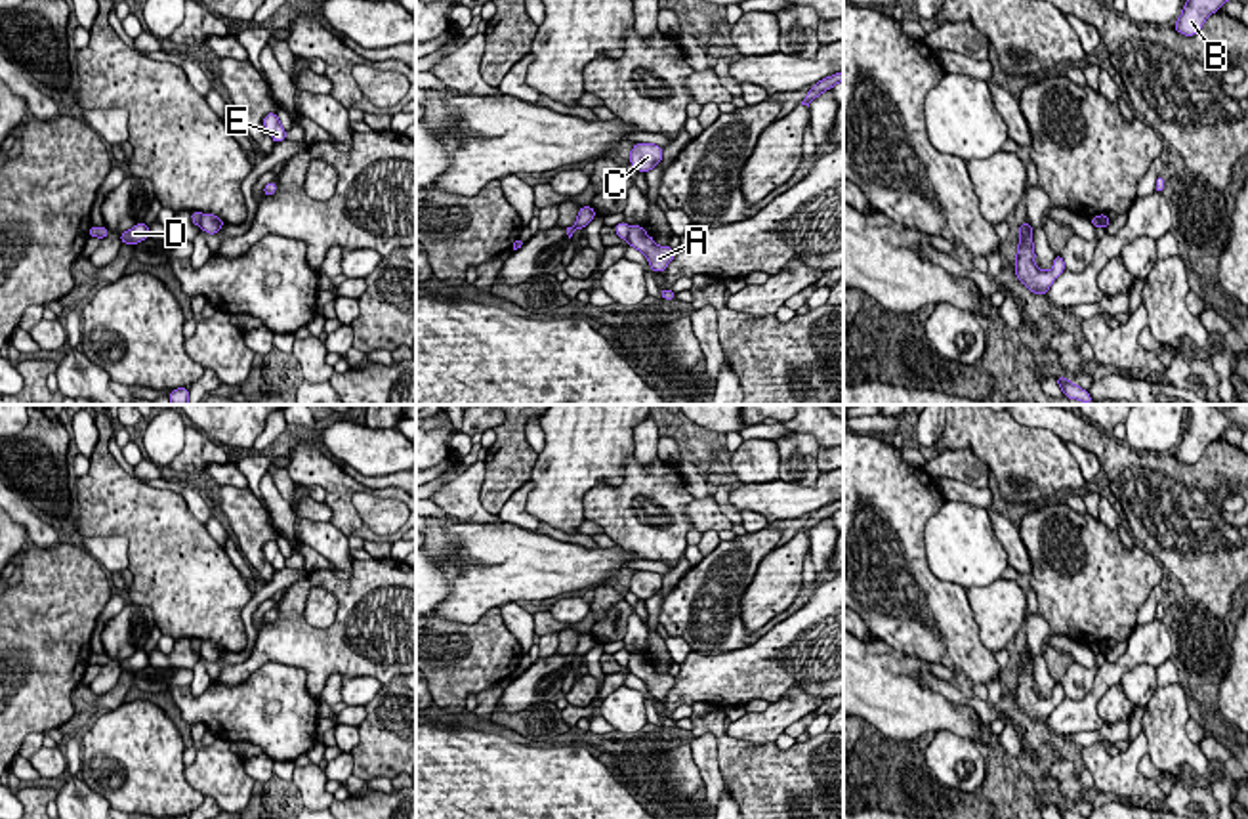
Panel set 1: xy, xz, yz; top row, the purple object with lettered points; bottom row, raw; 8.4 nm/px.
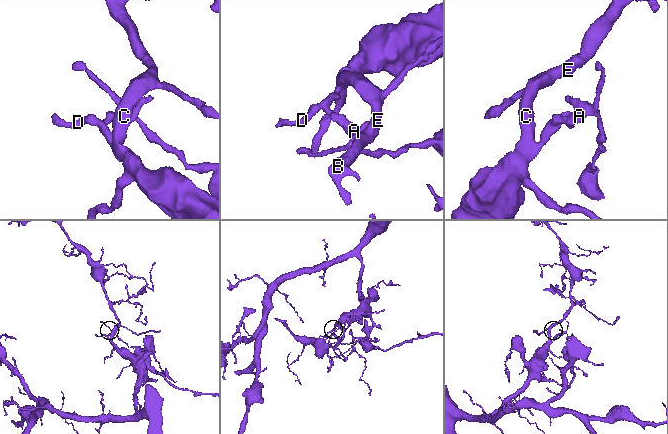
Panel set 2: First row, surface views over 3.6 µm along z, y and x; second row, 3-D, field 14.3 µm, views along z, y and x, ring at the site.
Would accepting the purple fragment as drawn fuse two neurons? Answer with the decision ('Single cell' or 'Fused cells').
Fused cells

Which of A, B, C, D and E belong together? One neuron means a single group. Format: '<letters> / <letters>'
A / B C D E

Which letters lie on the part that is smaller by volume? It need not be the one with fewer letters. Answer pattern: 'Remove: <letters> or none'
Remove: A

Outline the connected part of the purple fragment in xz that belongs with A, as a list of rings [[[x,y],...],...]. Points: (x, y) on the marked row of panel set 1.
[[[634,225],[628,233],[628,244],[643,252],[649,260],[653,271],[664,273],[668,263],[674,260],[676,250],[670,246],[658,246],[653,237],[645,233],[643,227]]]

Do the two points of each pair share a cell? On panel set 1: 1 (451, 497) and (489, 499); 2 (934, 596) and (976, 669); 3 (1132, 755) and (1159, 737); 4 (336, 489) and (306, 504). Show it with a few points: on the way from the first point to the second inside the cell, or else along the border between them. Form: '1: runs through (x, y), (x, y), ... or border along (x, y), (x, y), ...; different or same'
1: border along (483, 462), (485, 476), (479, 503), (497, 516); different
2: runs through (934, 613), (943, 630), (964, 651); same
3: border along (1142, 730), (1147, 751); different
4: border along (323, 503), (331, 512), (331, 520); different

